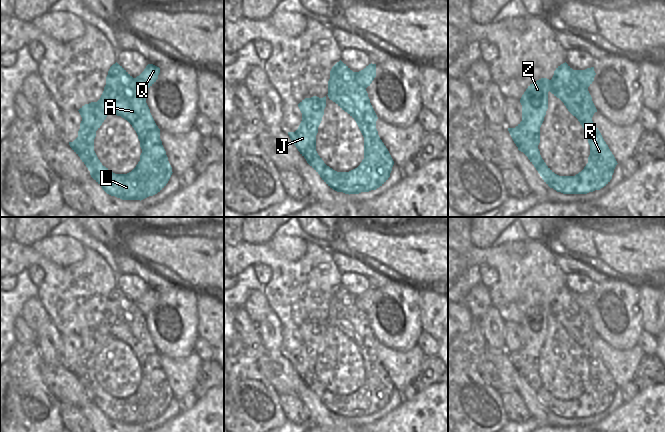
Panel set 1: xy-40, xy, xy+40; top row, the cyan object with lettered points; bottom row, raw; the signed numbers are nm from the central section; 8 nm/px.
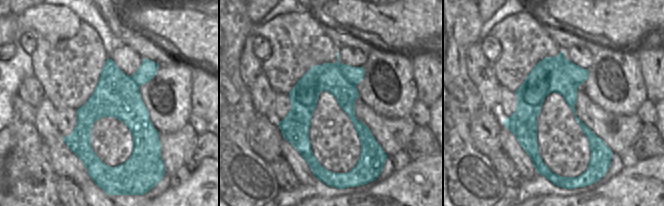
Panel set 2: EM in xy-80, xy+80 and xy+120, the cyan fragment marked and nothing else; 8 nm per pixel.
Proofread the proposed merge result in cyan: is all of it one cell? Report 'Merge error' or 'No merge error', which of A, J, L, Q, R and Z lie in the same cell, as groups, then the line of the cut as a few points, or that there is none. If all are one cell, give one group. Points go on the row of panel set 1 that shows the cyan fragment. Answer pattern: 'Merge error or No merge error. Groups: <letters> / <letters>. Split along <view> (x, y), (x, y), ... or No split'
Merge error. Groups: A J L R Z / Q. Split along xy+40 (575, 70), (575, 76), (587, 88)

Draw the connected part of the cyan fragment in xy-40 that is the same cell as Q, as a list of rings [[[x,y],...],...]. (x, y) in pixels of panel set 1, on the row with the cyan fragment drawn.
[[[148,64],[144,71],[139,76],[136,77],[136,81],[142,88],[147,90],[156,82],[159,73],[160,73],[159,67],[153,64]]]

